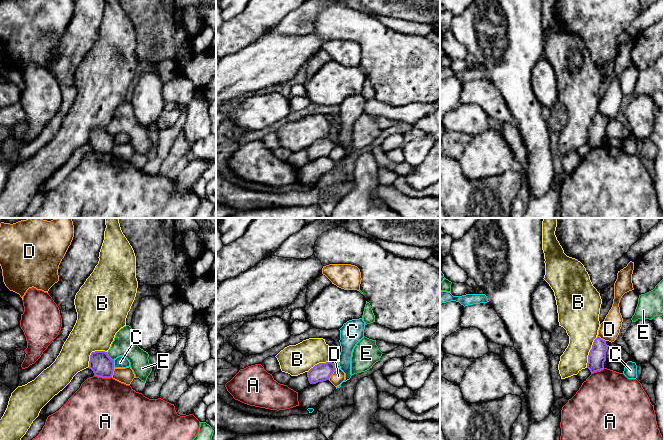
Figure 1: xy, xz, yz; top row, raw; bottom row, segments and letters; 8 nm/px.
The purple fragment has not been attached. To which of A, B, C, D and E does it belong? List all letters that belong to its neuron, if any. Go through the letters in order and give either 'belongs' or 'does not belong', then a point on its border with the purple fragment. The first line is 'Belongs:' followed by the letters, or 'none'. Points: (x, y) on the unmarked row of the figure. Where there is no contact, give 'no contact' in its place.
Belongs: none
A: does not belong | xy (103, 153)
B: does not belong | yz (589, 128)
C: does not belong | xy (113, 139)
D: does not belong | xz (332, 149)
E: does not belong | xy (108, 132)

